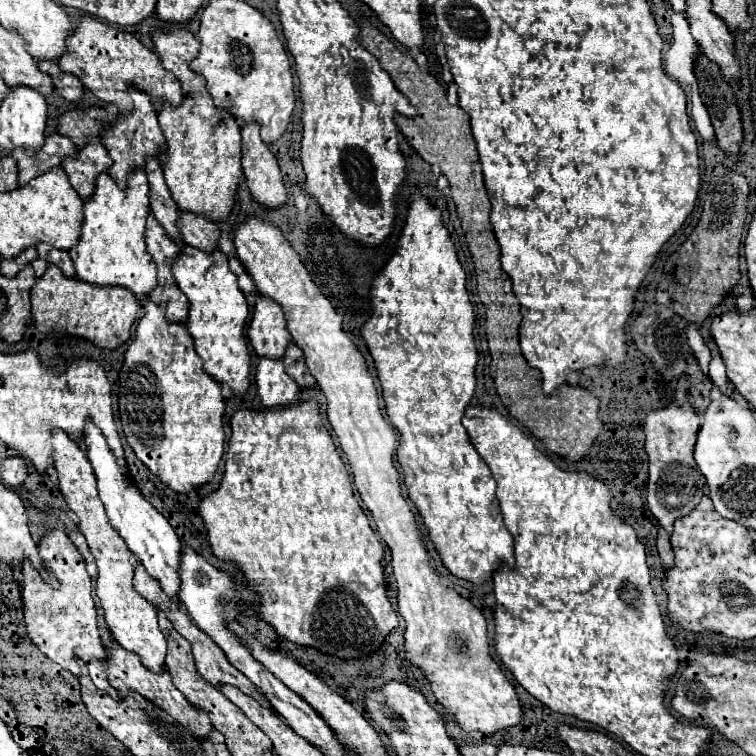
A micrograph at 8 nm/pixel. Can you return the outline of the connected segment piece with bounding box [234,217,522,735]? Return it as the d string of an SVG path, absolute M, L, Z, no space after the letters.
M248 217L236 227L234 243L258 291L272 297L282 307L288 331L304 351L306 365L326 395L328 421L348 457L360 499L372 513L382 539L392 551L392 569L398 583L398 611L406 621L406 659L422 669L438 703L454 713L464 731L492 735L494 731L518 725L522 717L520 701L500 665L490 657L482 611L454 589L442 585L442 575L430 563L430 553L416 523L416 515L400 489L400 473L394 463L398 437L380 411L374 379L366 369L362 353L344 333L340 313L336 313L328 297L314 285L310 273L278 225L260 217Z

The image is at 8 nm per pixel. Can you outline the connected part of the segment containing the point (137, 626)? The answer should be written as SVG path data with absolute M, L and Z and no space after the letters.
M52 429L52 447L54 447L54 469L56 469L56 475L60 481L60 491L66 499L70 511L76 513L78 527L84 533L90 553L98 565L96 593L98 593L102 609L104 609L106 625L108 625L112 637L124 649L138 653L142 663L148 669L158 671L166 657L166 639L158 627L156 611L152 609L152 605L148 605L148 601L144 601L144 597L140 597L140 593L136 593L136 589L132 585L134 559L132 559L128 547L124 545L124 541L120 539L120 535L116 535L116 529L112 529L108 515L104 513L104 503L98 497L96 477L90 467L90 461L82 453L78 443L74 439L70 439L68 433L64 433L64 429Z

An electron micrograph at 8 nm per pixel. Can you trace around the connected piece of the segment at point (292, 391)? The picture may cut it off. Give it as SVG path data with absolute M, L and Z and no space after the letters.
M260 357L256 365L256 387L264 407L290 405L298 401L298 385L288 377L282 361Z

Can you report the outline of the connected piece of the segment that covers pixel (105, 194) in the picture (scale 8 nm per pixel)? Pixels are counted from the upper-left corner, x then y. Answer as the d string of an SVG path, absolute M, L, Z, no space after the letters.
M136 169L136 173L130 173L126 179L126 189L120 189L118 183L104 171L96 177L96 191L88 201L84 201L84 225L80 229L80 241L70 249L70 257L76 267L76 277L82 281L94 283L94 285L122 285L126 289L132 289L138 299L148 295L156 287L156 265L152 257L146 253L144 243L144 227L146 217L150 211L148 203L148 181L144 169Z

